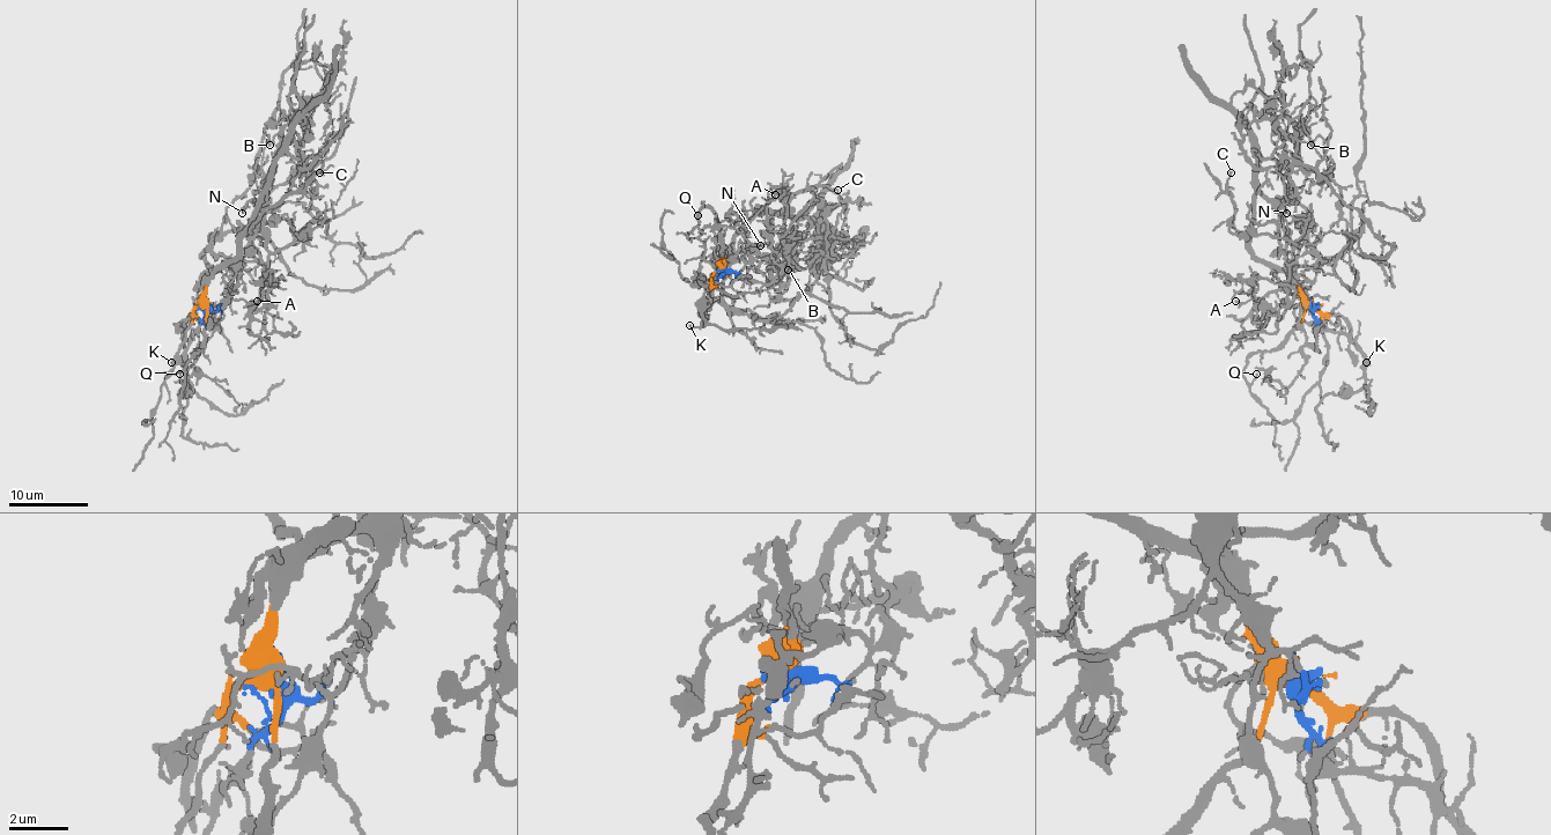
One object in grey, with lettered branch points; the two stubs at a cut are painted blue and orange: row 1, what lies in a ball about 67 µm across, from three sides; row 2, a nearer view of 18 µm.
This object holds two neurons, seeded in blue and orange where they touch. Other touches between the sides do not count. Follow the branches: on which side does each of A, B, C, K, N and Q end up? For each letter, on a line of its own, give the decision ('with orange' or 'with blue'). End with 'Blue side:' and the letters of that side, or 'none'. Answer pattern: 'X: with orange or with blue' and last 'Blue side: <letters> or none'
A: with blue
B: with blue
C: with orange
K: with orange
N: with blue
Q: with orange
Blue side: A, B, N

